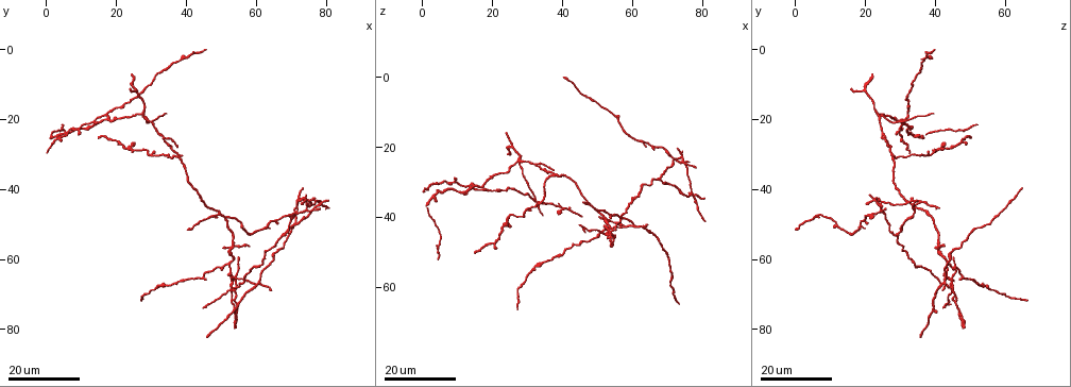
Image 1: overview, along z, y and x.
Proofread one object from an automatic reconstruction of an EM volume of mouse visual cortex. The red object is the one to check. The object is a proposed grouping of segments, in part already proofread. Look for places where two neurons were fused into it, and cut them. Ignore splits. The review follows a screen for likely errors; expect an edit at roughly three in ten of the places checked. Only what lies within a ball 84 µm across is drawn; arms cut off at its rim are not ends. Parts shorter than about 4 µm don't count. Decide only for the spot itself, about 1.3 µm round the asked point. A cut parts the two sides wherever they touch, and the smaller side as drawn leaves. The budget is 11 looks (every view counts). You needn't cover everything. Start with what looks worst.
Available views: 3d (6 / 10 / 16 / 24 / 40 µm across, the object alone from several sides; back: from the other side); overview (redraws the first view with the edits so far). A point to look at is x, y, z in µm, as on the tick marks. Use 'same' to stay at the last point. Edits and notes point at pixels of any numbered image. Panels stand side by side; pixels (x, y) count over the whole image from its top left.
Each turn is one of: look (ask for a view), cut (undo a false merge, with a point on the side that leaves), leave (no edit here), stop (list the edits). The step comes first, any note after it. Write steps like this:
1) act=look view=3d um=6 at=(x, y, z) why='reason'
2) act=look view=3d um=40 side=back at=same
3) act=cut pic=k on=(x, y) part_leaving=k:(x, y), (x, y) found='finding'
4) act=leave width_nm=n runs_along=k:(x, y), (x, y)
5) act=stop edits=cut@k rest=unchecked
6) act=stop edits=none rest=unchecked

act=look view=3d um=24 at=(33.0, 24.5, 25.0)

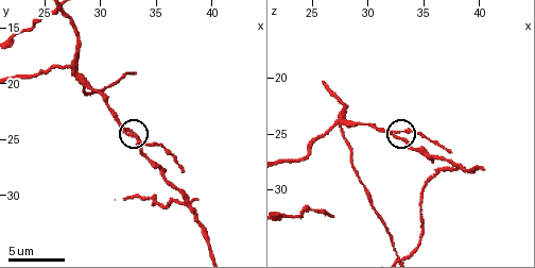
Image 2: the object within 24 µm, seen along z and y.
act=look view=3d um=6 at=(32.8, 24.6, 24.8) why='closer look'

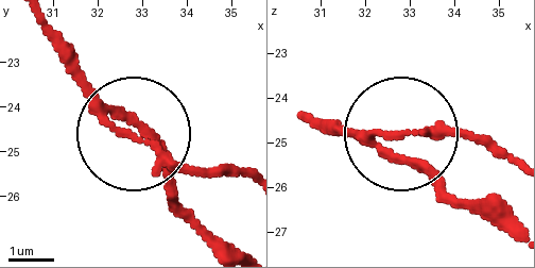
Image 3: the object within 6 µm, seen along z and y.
act=cut pic=3 on=(157, 141) side_arm_um=7 part_leaving=3:(96, 114), (184, 163), (240, 170) found='a second neuron is stuck on'

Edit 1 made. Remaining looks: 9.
act=look view=overview

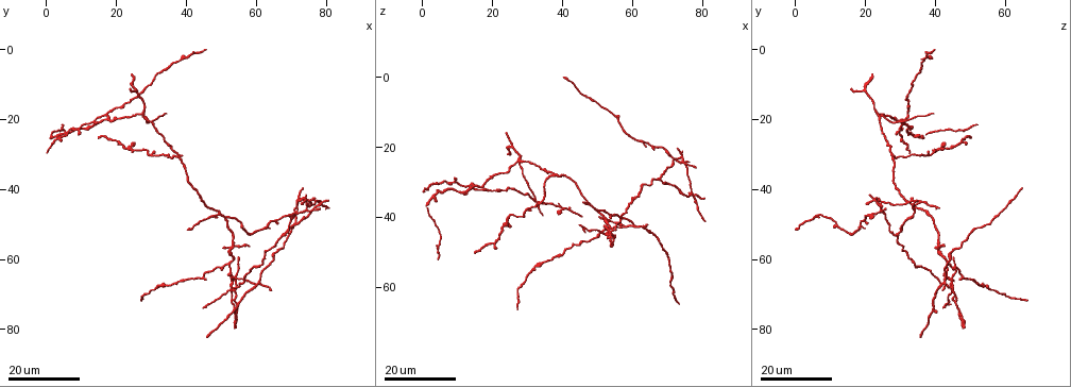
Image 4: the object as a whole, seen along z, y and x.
act=look view=3d um=16 at=(37.5, 30.0, 28.5) why='four arms meet'

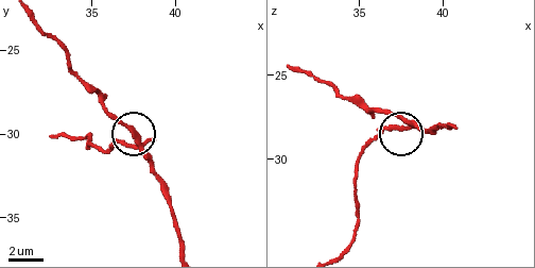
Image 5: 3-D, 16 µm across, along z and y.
act=look view=3d um=6 at=(37.3, 30.6, 28.2)

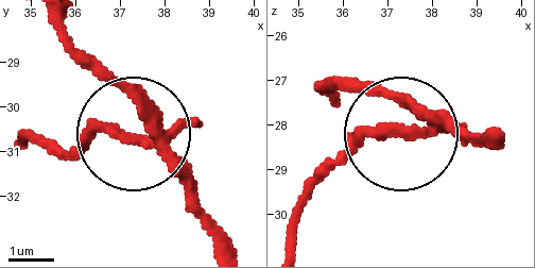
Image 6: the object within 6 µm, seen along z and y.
act=cut pic=6 on=(100, 130) side_arm_um=40 part_leaving=6:(429, 126), (364, 137), (318, 183), (296, 240) found='a second neuron is stuck on'

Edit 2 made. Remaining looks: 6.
act=look view=overview why='see it whole again'

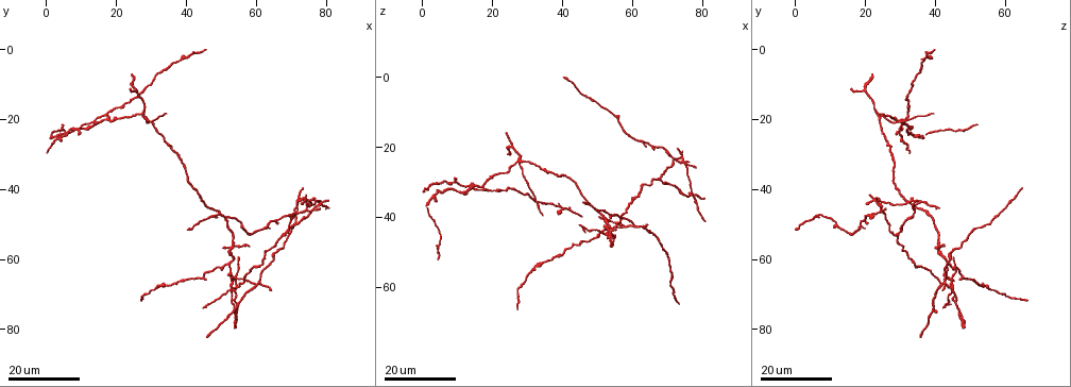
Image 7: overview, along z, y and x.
act=look view=3d um=24 at=(61.0, 67.5, 42.0) why='four or more arms meet'

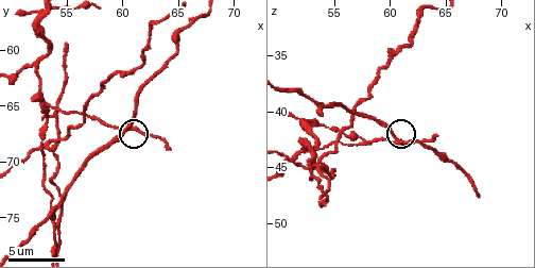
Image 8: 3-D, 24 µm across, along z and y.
act=look view=3d um=10 at=(60.4, 67.0, 42.2)

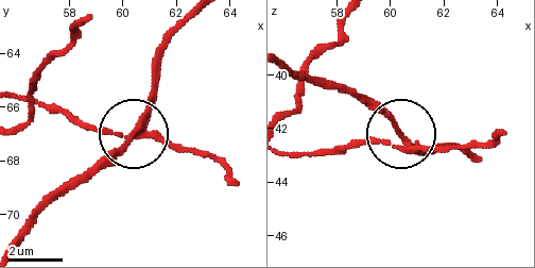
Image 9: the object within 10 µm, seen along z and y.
act=cut pic=9 on=(122, 151) width_nm=210 part_leaving=9:(144, 127), (155, 53), (185, 19) found='a second neuron is stuck on'

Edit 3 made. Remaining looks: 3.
act=look view=3d um=16 at=(14.0, 21.5, 31.0) why='three-way junction'

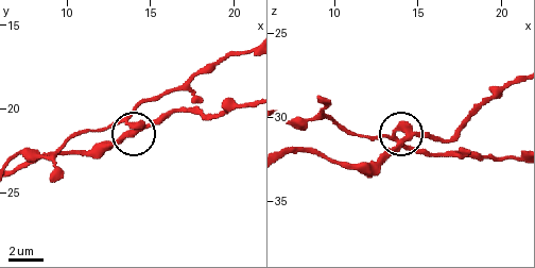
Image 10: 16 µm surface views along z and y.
act=look view=3d um=6 at=(14.4, 21.2, 31.1)

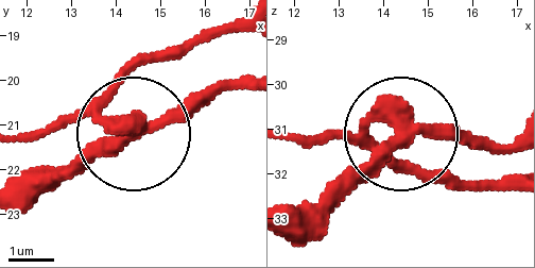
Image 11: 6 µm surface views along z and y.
act=look view=3d um=6 side=back at=(14.25, 21.20, 31.10)

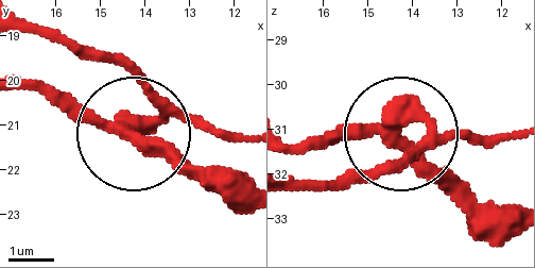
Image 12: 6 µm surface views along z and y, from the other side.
act=cut pic=12 on=(195, 121) width_nm=350 part_leaving=12:(127, 124), (151, 101), (135, 79), (21, 29) found='two neurons meet here'

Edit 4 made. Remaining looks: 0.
act=stop edits=cut@3,cut@6,cut@9,cut@12 rest=unchecked

